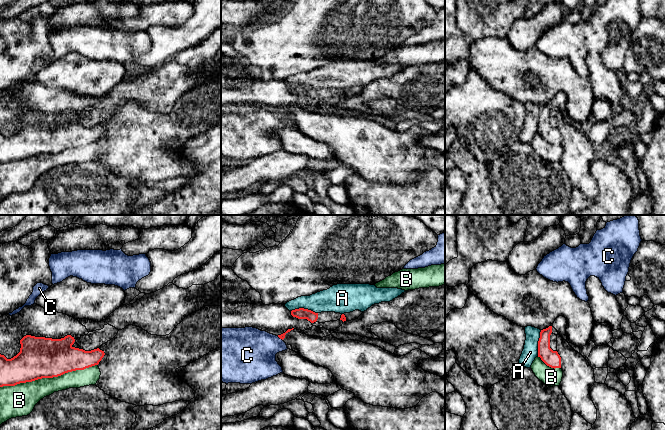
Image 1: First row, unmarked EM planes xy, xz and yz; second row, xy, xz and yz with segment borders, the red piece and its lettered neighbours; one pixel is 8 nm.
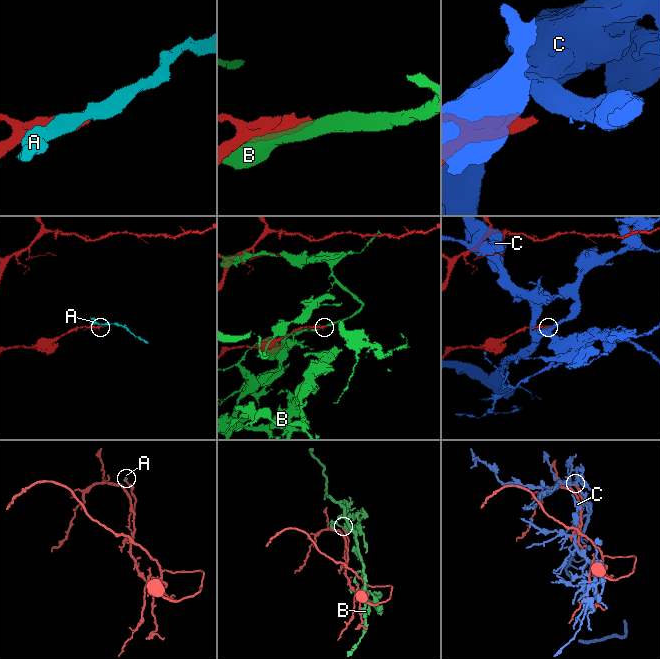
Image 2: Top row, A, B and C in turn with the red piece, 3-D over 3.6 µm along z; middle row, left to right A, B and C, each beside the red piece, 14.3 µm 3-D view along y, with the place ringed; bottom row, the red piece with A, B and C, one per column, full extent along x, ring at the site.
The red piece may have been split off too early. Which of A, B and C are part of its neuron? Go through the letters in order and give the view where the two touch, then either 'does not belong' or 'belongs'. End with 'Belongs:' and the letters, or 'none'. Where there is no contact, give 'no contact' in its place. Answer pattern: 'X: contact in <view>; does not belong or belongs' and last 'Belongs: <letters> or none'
A: contact in xz; does not belong
B: contact in xy; does not belong
C: contact in xz; does not belong
Belongs: none

